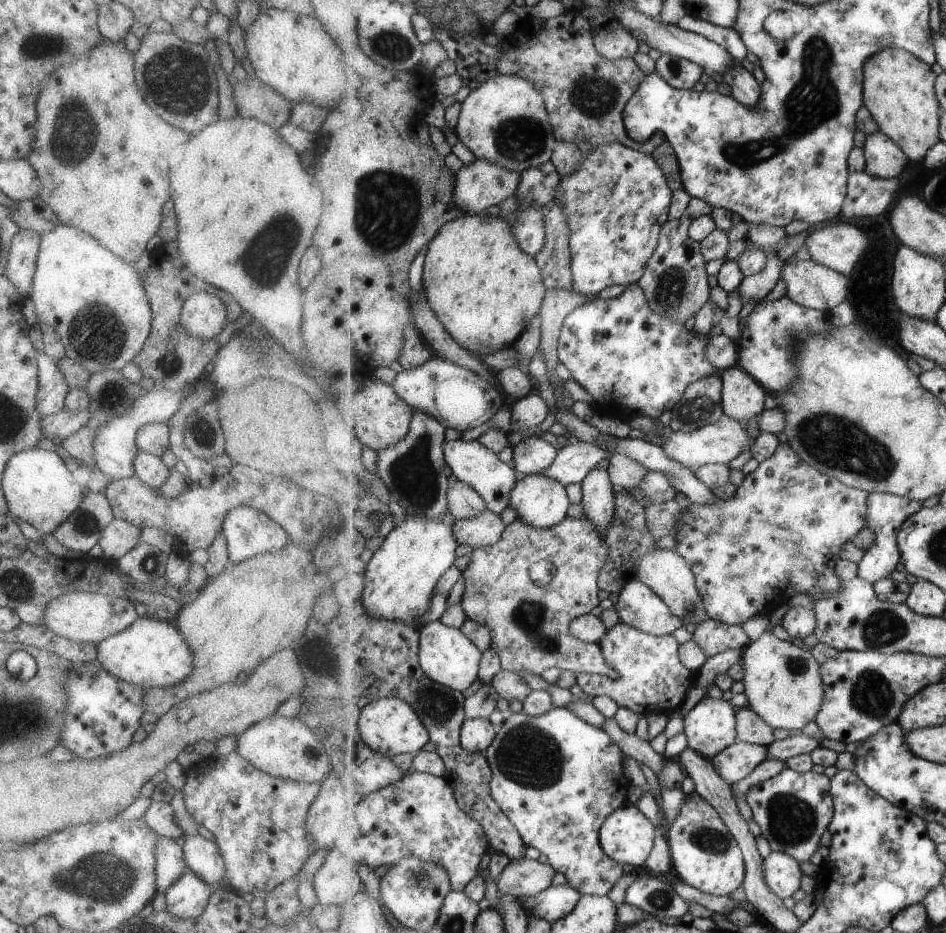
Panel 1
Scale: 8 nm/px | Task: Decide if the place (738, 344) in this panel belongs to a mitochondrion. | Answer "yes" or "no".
no

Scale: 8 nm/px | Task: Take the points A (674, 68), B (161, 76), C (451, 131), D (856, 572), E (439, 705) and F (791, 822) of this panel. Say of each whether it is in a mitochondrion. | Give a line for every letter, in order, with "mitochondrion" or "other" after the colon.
A: mitochondrion
B: mitochondrion
C: other
D: other
E: mitochondrion
F: mitochondrion

